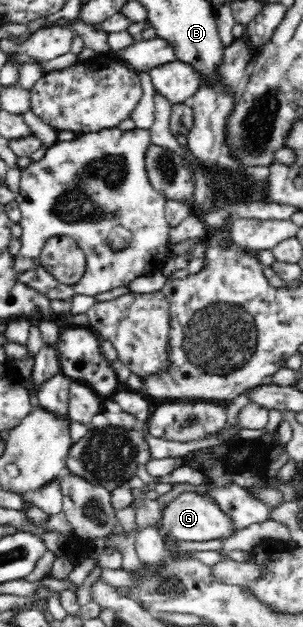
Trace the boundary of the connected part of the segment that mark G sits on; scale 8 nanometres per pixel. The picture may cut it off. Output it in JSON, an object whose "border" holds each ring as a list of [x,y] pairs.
{"border":[[[183,492],[175,500],[163,508],[158,526],[163,534],[173,540],[188,542],[208,542],[208,540],[220,540],[230,538],[240,528],[234,526],[232,517],[223,512],[215,502],[206,500],[206,496],[198,492]]]}

